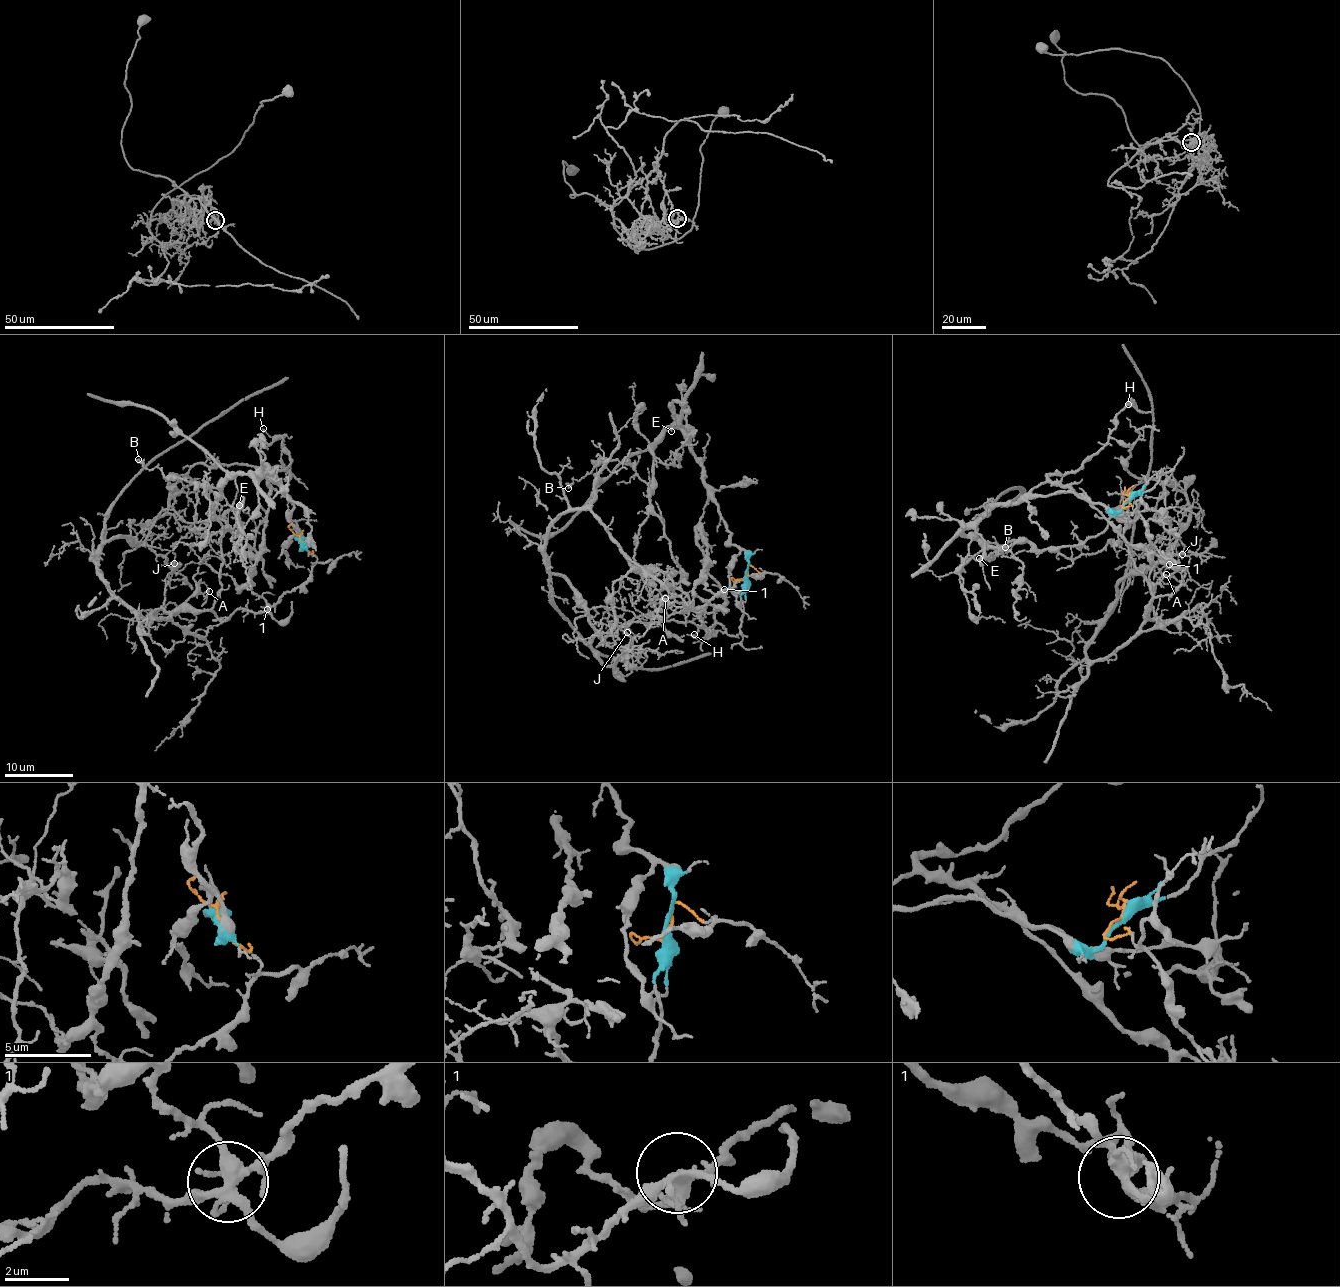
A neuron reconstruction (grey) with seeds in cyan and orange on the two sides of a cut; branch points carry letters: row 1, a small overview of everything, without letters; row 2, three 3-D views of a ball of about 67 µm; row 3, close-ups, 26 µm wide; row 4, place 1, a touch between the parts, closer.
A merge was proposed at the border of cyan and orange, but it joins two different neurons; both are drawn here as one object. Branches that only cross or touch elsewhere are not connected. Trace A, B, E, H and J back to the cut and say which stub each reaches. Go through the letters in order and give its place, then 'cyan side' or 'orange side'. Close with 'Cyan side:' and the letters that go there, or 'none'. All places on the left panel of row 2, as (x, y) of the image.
A: (209, 591) | orange side
B: (138, 459) | cyan side
E: (239, 505) | cyan side
H: (263, 428) | cyan side
J: (174, 563) | orange side
Cyan side: B, E, H

